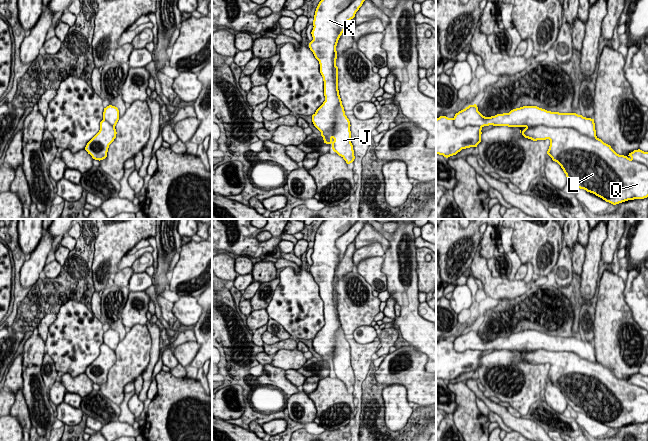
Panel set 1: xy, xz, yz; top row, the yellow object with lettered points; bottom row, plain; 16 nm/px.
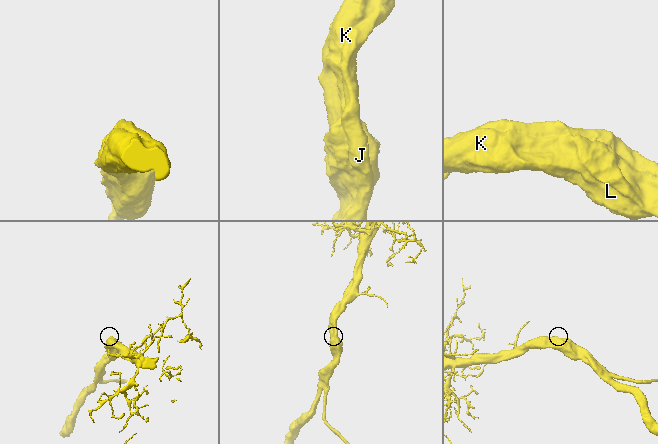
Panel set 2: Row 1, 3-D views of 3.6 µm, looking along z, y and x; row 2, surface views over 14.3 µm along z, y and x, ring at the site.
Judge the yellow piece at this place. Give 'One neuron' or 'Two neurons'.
One neuron

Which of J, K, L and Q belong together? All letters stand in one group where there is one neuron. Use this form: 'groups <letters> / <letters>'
groups J K L Q

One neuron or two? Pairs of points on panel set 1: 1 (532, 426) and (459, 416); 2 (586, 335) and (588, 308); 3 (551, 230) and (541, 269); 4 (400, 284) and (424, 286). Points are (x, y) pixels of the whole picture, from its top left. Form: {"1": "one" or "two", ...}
{"1": "two", "2": "one", "3": "one", "4": "two"}

